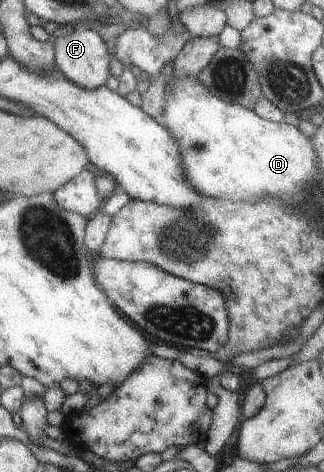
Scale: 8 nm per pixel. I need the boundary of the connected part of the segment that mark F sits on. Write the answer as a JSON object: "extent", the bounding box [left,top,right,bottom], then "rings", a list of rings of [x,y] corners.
{"extent":[52,26,111,88],"rings":[[[72,26],[68,29],[58,30],[56,39],[52,39],[55,69],[71,82],[83,88],[97,88],[104,86],[109,77],[111,49],[95,30],[82,26]]]}

